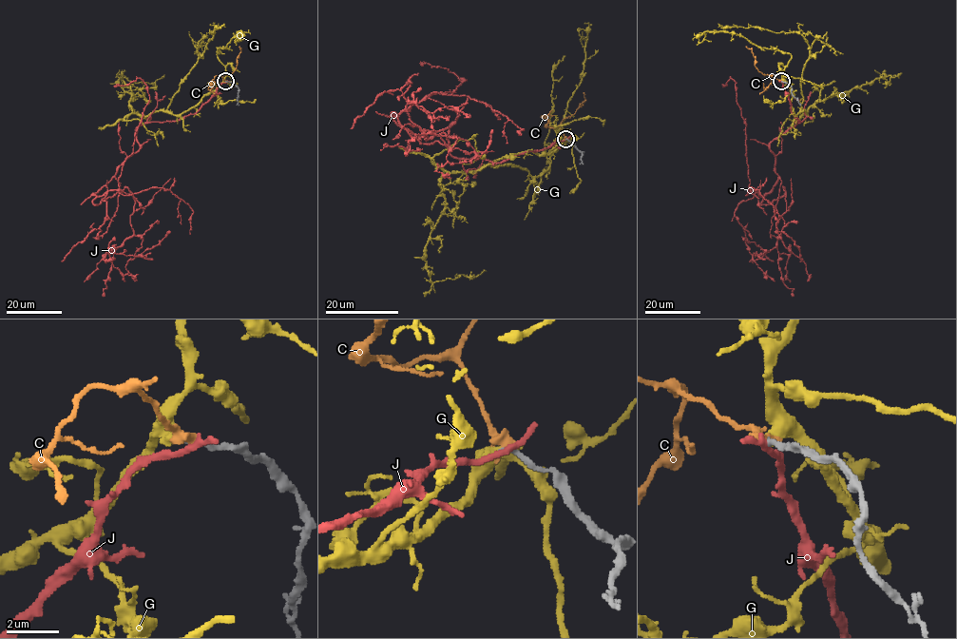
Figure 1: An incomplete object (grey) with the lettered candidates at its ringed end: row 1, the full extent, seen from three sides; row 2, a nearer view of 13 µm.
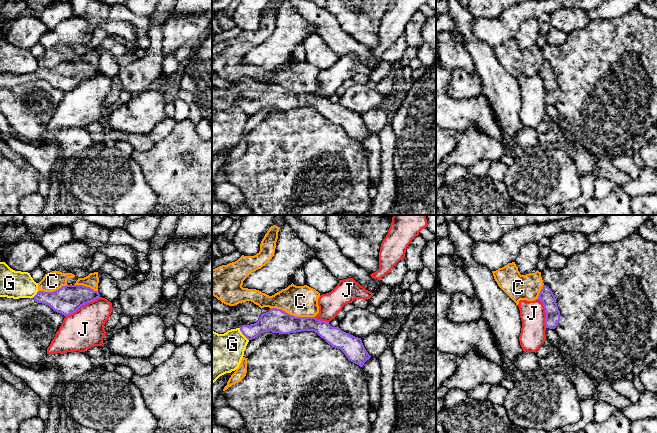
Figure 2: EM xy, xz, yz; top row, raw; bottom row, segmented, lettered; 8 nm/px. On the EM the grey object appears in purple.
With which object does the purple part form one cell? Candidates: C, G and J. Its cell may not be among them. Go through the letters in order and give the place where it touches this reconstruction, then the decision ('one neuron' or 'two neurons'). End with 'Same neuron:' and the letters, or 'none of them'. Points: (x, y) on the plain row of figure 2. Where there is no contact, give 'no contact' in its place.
C: xz (292, 91) | two neurons
G: xz (242, 109) | two neurons
J: xy (82, 81) | two neurons
Same neuron: none of them

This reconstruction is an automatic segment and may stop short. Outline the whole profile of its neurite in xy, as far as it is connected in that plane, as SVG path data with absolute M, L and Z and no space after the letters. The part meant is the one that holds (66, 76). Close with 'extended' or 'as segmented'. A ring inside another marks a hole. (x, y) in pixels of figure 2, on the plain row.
M66 61L53 68L38 67L33 74L0 73L0 88L13 89L37 78L48 81L57 89L69 92L99 73L99 68L90 63Z; extended

